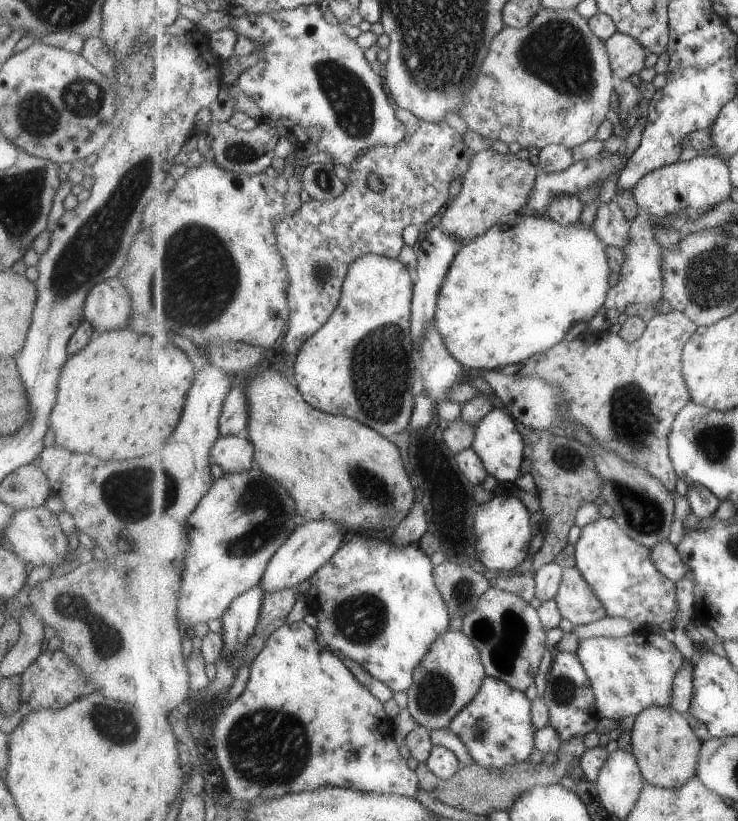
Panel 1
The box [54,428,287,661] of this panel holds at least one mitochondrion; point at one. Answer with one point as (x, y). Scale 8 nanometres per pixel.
(130, 494)

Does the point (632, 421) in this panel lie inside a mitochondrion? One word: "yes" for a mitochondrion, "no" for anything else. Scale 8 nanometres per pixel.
yes

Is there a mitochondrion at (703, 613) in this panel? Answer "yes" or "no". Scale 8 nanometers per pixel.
no

